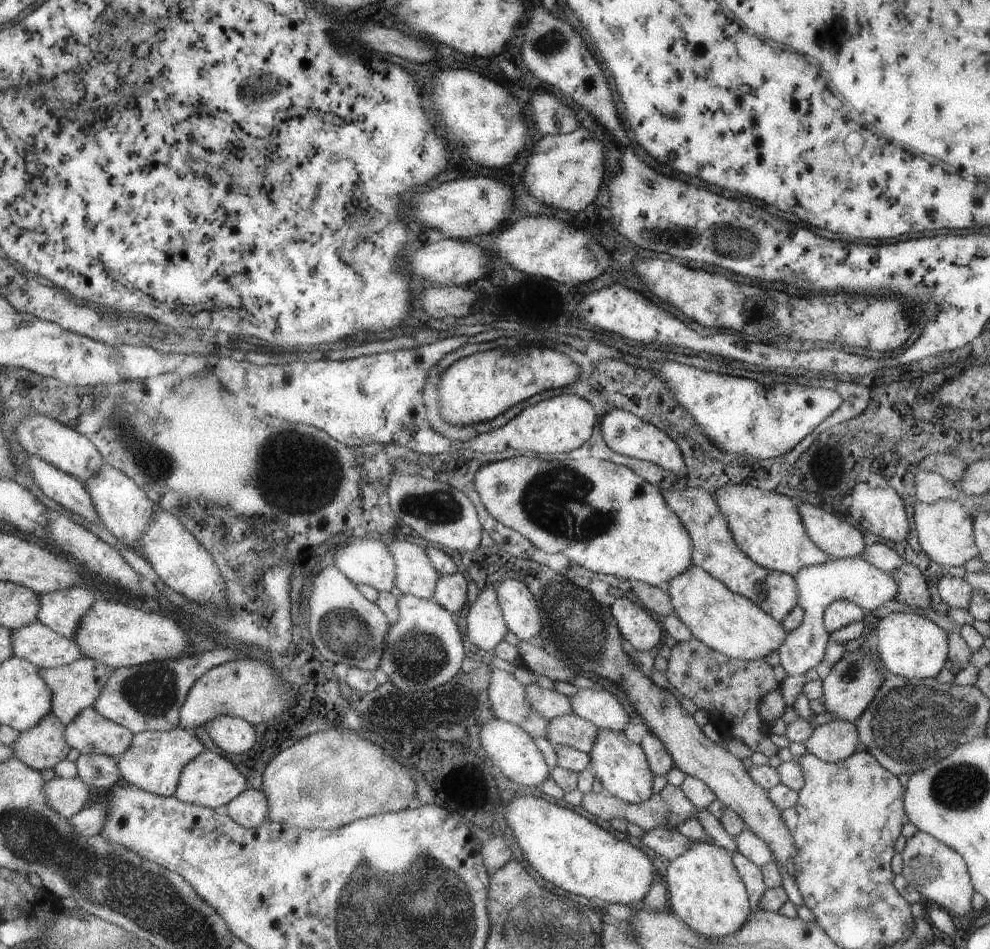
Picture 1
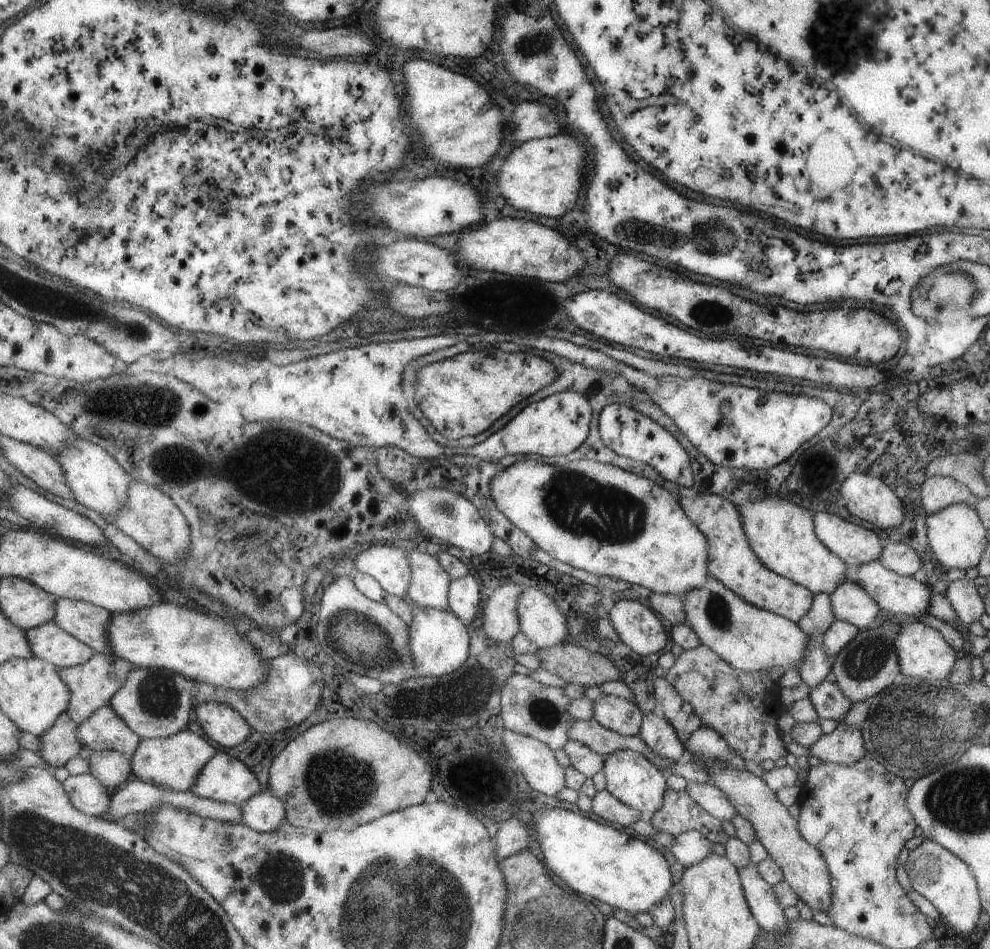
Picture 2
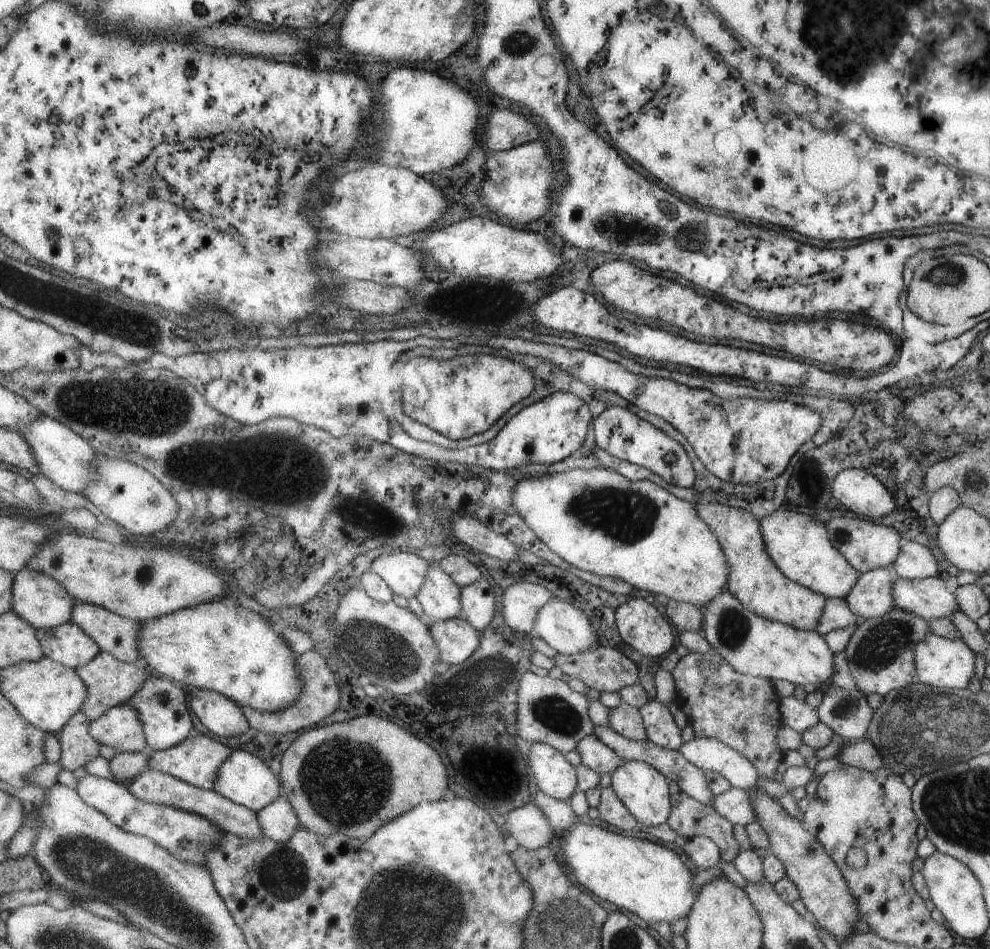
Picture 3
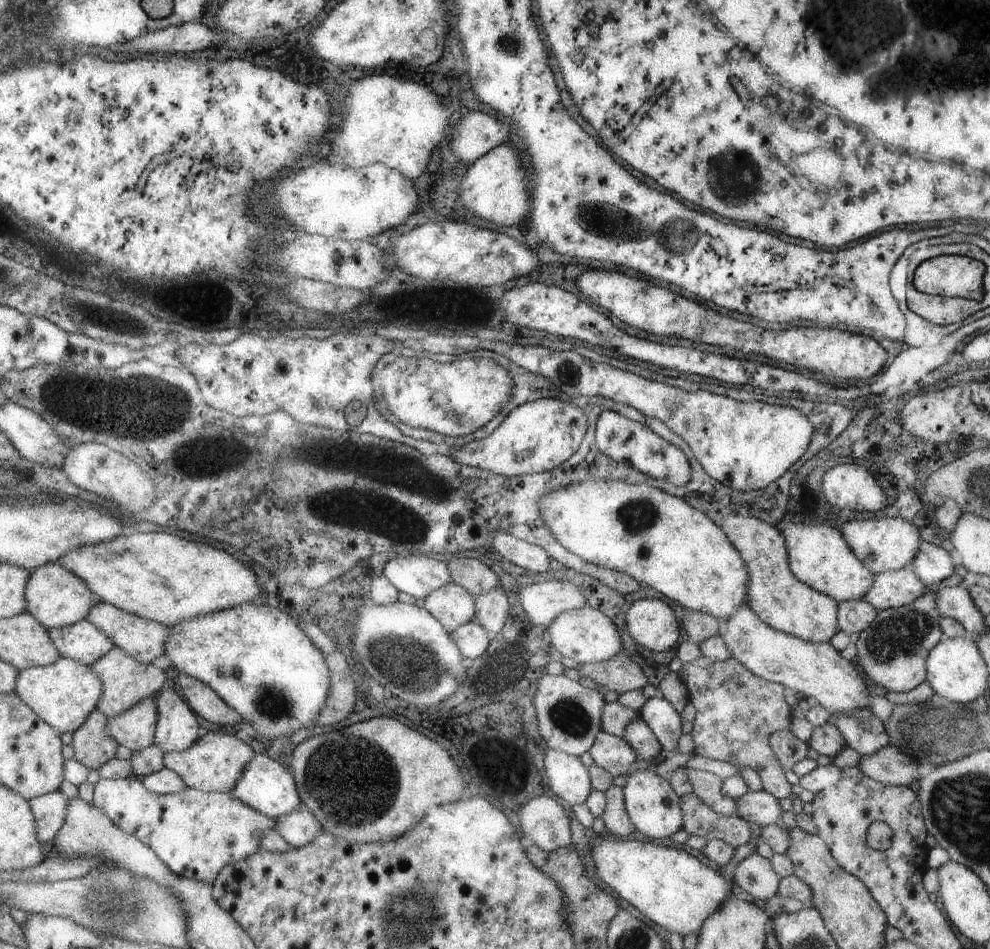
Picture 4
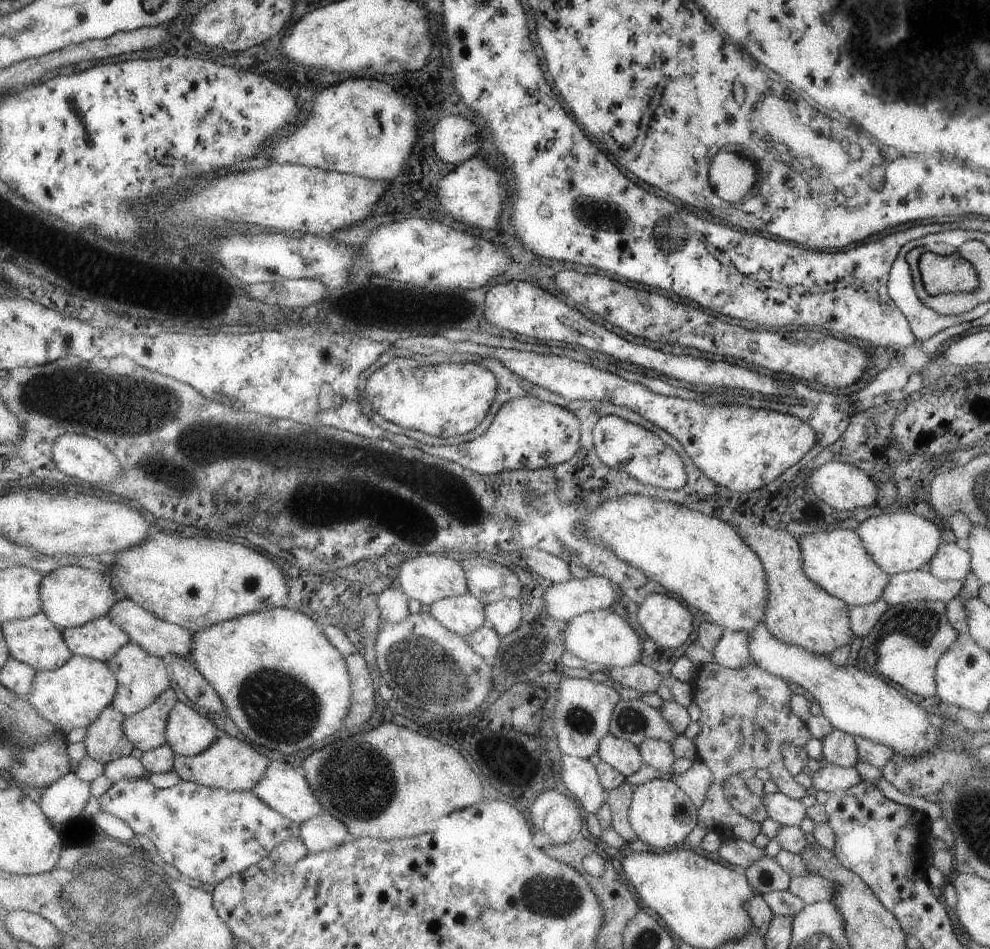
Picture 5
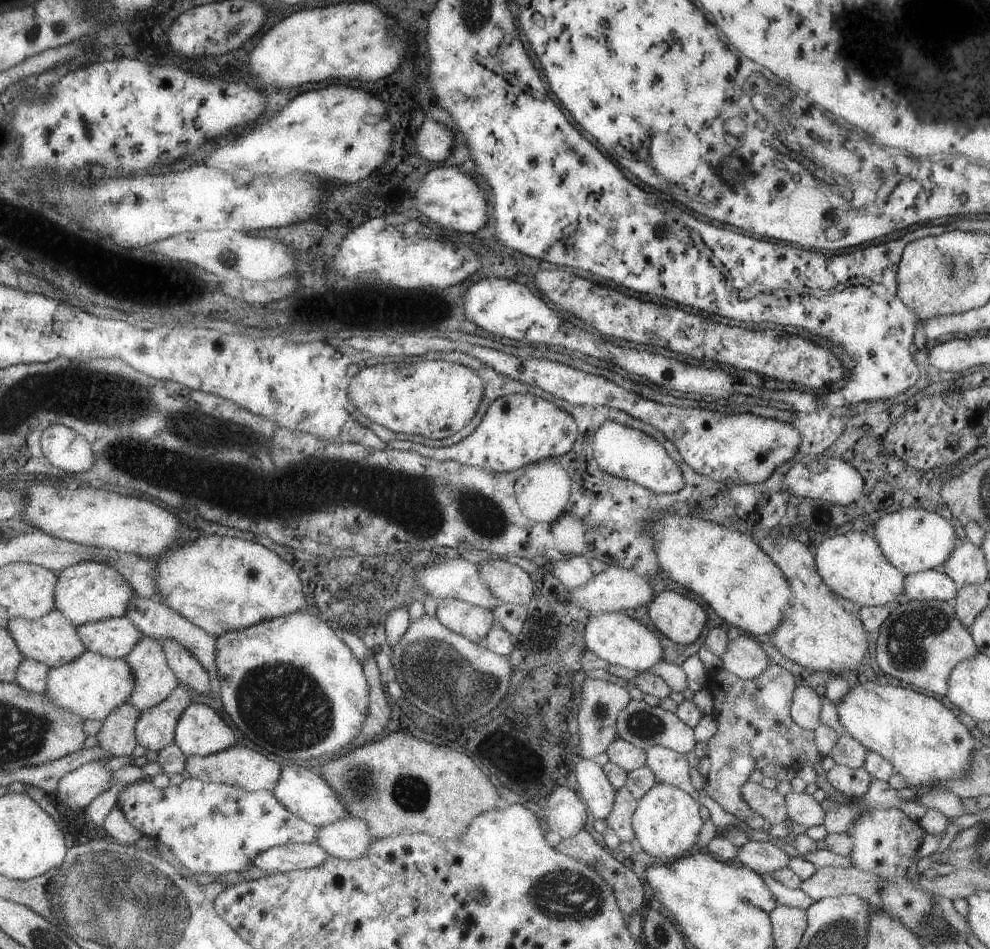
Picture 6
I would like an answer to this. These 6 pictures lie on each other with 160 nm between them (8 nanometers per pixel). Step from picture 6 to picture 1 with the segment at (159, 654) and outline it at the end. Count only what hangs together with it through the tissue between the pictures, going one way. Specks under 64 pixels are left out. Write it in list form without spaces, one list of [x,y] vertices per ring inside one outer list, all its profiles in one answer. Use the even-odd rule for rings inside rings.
[[[86,657],[63,667],[41,669],[43,680],[47,680],[47,686],[51,686],[53,692],[53,712],[61,718],[63,724],[71,724],[81,712],[93,707],[114,670],[113,667]]]

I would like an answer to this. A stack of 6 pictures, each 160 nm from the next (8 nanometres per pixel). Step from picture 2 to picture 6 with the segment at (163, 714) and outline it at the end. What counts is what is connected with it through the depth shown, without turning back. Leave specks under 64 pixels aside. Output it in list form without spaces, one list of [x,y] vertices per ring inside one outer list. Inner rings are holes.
[[[191,703],[176,726],[175,743],[188,756],[207,756],[233,746],[235,734],[209,706]]]

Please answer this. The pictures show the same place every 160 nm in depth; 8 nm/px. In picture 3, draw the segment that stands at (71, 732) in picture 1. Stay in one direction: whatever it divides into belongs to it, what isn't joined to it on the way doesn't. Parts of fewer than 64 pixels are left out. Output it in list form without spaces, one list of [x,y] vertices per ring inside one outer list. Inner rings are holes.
[[[121,704],[110,708],[90,725],[90,734],[101,745],[108,745],[118,752],[143,753],[150,750],[145,724],[133,704]]]

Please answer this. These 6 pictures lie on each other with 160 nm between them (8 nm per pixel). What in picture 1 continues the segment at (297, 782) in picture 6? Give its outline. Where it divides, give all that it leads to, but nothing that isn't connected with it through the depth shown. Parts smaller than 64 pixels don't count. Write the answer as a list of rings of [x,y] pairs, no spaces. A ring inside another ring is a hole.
[[[207,749],[183,769],[175,795],[185,804],[189,803],[198,807],[211,807],[213,809],[227,804],[241,791],[245,791],[245,780],[237,772],[237,768],[233,768],[233,764],[227,762],[227,758],[223,758],[221,754]]]

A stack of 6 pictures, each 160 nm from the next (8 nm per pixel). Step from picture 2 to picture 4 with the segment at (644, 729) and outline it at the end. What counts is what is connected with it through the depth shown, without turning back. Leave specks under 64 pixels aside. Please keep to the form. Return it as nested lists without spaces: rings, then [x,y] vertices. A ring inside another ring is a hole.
[[[653,697],[645,700],[638,712],[641,720],[661,744],[663,753],[666,756],[672,755],[682,735],[682,719],[675,708],[667,700]]]

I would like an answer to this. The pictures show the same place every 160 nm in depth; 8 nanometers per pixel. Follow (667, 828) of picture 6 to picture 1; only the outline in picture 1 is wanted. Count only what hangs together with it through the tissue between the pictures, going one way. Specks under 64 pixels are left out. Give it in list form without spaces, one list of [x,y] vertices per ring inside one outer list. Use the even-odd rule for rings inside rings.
[[[597,730],[593,740],[593,748],[588,753],[591,758],[591,770],[594,778],[598,778],[604,792],[615,799],[628,804],[641,804],[651,798],[653,791],[654,775],[649,770],[647,758],[637,744],[633,744],[624,736],[624,732],[611,730]]]

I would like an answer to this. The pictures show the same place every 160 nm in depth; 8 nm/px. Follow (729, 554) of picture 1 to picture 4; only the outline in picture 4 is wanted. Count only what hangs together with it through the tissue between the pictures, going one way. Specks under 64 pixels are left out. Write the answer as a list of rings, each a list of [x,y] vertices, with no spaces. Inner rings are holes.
[[[719,512],[707,516],[711,518],[713,524],[723,530],[727,540],[735,546],[741,560],[745,562],[745,568],[749,572],[747,592],[745,592],[746,604],[753,614],[773,630],[791,634],[799,640],[813,644],[830,642],[831,636],[837,632],[838,603],[828,595],[799,582],[791,574],[787,562],[787,548],[781,532],[775,526],[753,517],[736,514],[721,516]]]

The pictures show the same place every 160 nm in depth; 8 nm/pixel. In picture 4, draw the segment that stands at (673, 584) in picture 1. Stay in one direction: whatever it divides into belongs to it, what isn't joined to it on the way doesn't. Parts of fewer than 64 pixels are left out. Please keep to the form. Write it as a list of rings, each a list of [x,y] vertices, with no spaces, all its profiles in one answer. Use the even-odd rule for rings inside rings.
[[[746,603],[735,608],[726,621],[721,640],[731,652],[731,657],[753,676],[791,688],[805,698],[813,697],[829,716],[849,714],[855,708],[871,710],[872,698],[864,685],[866,678],[859,676],[854,666],[841,658],[830,642],[813,644],[773,630],[759,620]]]

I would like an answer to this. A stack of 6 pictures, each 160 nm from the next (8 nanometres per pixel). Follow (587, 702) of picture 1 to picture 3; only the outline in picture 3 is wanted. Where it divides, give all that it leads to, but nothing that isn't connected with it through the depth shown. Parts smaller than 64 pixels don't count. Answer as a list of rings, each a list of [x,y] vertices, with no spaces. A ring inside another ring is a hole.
[[[621,701],[619,706],[609,709],[609,727],[623,738],[639,742],[647,740],[644,724],[636,708]]]

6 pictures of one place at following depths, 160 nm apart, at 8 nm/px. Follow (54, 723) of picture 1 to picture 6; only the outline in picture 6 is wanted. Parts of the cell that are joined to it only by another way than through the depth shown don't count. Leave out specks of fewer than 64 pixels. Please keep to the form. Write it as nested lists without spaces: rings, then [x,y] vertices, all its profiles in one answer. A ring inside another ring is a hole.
[[[132,704],[118,706],[103,722],[102,731],[96,736],[99,746],[111,757],[131,757],[138,744],[137,723],[143,713]]]

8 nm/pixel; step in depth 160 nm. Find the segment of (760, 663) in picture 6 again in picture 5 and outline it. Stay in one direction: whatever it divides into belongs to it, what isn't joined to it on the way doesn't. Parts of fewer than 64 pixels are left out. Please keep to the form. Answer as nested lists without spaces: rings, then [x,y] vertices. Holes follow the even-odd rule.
[[[724,629],[723,634],[710,650],[714,661],[729,669],[741,668],[751,662],[747,637],[743,631]]]

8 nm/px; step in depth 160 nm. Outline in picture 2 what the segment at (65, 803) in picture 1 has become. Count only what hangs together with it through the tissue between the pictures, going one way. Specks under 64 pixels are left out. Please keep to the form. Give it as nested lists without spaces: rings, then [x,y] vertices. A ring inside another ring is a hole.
[[[90,773],[70,775],[65,781],[65,792],[71,802],[88,816],[105,816],[109,814],[112,796],[107,792],[107,786]]]

